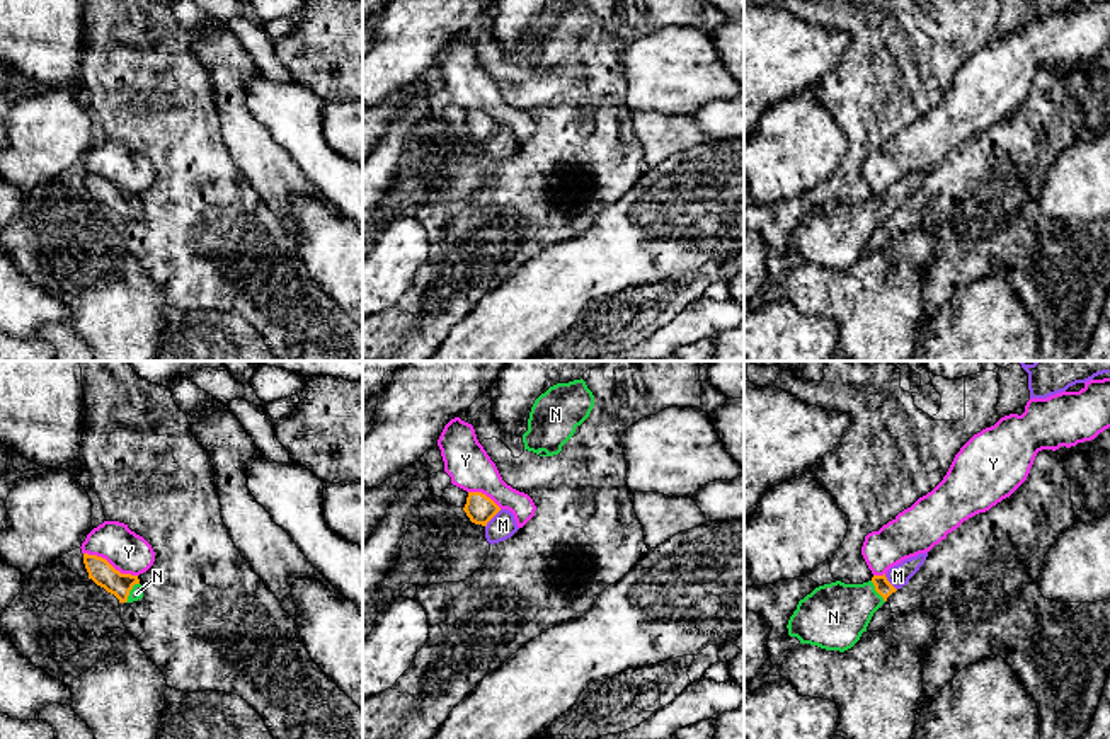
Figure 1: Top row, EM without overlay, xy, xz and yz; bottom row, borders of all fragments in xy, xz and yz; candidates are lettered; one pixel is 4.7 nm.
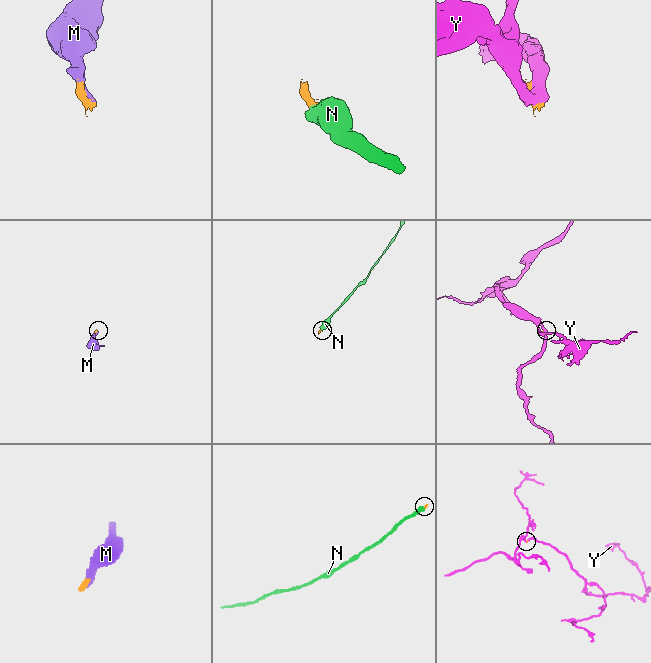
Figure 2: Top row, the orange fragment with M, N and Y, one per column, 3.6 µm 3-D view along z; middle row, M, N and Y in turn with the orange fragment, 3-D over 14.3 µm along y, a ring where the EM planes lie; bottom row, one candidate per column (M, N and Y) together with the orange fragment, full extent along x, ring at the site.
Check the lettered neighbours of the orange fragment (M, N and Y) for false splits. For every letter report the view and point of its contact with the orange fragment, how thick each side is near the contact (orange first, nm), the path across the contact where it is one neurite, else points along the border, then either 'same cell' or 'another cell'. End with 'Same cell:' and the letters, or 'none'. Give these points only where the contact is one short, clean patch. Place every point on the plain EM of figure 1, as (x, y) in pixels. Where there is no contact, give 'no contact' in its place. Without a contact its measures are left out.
M: xz (492, 135) | 140/120 nm | same cell
N: xy (130, 208) | 110/60 nm | across xy (99, 188), (114, 201), (130, 208), (137, 211) | same cell
Y: xy (109, 183) | 110/190 nm | another cell
Same cell: M, N

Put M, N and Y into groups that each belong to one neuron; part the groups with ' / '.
M N / Y

